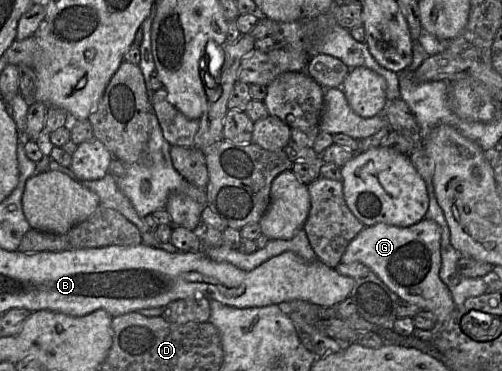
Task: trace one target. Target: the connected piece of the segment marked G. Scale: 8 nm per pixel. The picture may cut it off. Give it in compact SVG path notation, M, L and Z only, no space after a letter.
M424 218L409 227L398 227L377 223L365 228L349 243L341 263L361 262L371 269L400 299L419 306L422 311L431 312L437 320L437 327L449 320L457 308L447 285L440 279L441 268L441 234L440 225L434 220Z

